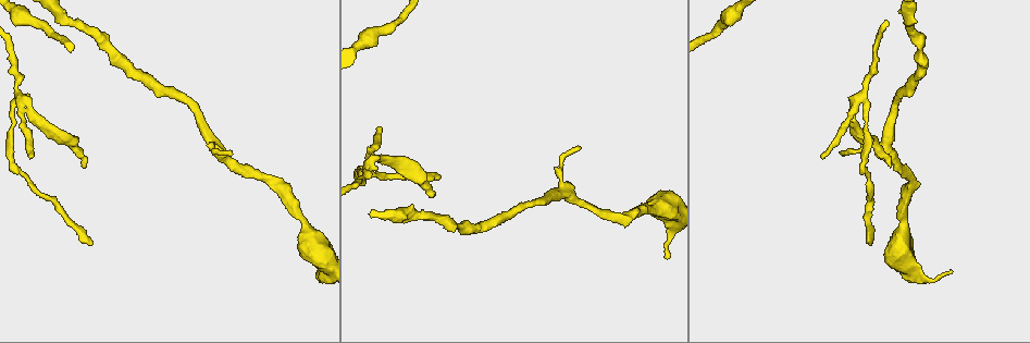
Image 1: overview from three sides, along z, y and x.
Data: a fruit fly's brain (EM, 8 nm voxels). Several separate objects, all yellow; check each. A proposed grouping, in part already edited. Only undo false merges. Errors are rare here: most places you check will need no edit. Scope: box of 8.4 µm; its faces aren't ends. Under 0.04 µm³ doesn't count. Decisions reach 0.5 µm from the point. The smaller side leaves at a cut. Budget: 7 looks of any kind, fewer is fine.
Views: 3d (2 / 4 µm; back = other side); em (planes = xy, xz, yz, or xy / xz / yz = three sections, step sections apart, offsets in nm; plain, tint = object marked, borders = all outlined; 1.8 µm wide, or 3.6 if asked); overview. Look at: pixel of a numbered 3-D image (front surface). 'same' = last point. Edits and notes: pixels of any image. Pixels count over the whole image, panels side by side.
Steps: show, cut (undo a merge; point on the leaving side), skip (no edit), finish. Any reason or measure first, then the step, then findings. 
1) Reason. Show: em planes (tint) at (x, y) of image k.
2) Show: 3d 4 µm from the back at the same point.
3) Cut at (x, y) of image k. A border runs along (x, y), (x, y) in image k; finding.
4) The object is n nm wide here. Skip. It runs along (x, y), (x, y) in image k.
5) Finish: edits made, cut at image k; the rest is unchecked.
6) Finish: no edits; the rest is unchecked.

Thick turns thin. Show: em 3.6 µm xz step 4 (tint) at (312, 238) of image 1.

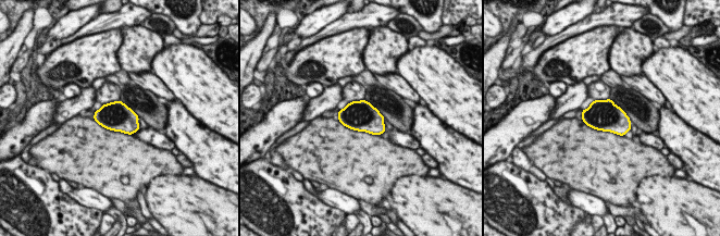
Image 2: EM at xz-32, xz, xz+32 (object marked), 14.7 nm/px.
Cut it another way. Show: em 3.6 µm planes (tint) at the same point.

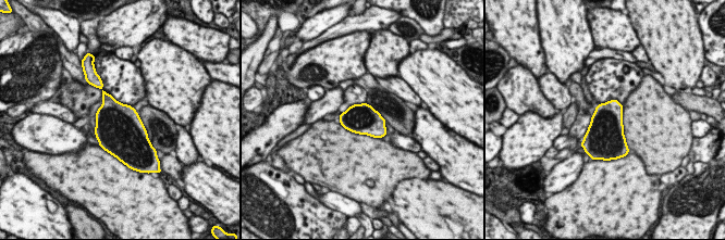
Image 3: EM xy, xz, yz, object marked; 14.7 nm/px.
Skip. One cell here.

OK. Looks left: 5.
Calibre changes. Show: 3d 4 µm at (31, 21) of image 1.

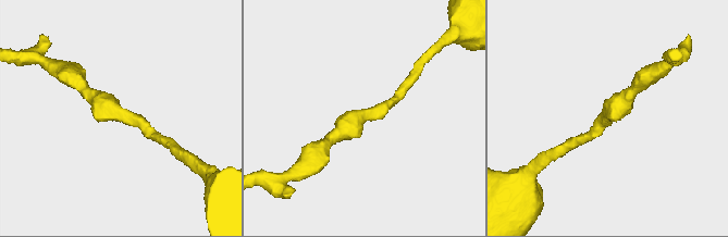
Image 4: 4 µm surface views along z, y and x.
The arms are 170, 240 nm wide. Show: em planes (tint) at (367, 115) of image 4.

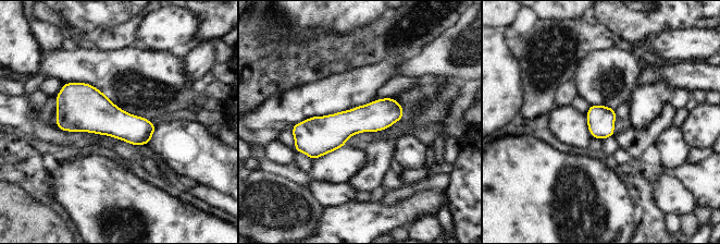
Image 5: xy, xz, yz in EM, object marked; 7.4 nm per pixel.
Skip. It runs along (400, 111), (296, 134) in image 5; all the same cell.

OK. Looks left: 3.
Show: 3d 2 µm at (19, 98) of image 1.

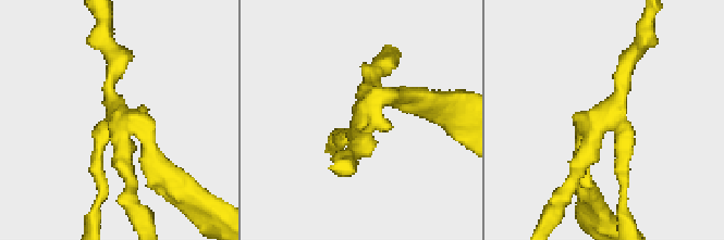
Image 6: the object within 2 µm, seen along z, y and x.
Show: em planes (plain) at (360, 123) of image 6.

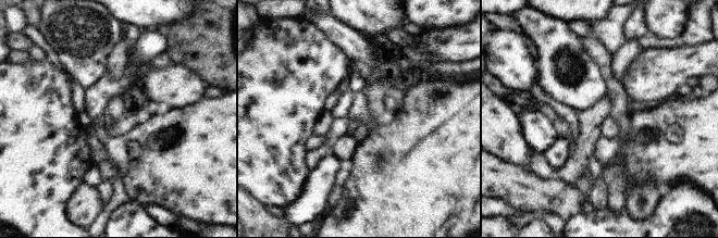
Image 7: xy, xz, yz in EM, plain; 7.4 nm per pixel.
Where the object lies. Show: em planes (tint) at the same point.

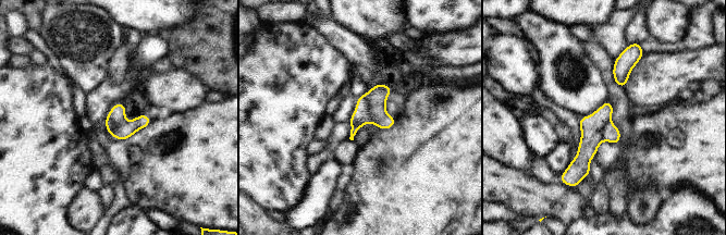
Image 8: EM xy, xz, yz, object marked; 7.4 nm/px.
Cut at (378, 95) of image 8. A border runs along (364, 95), (369, 101), (372, 118) in image 8; two cells meet here.

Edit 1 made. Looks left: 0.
Finish: edits made, cut at image 8; the rest is unchecked.

